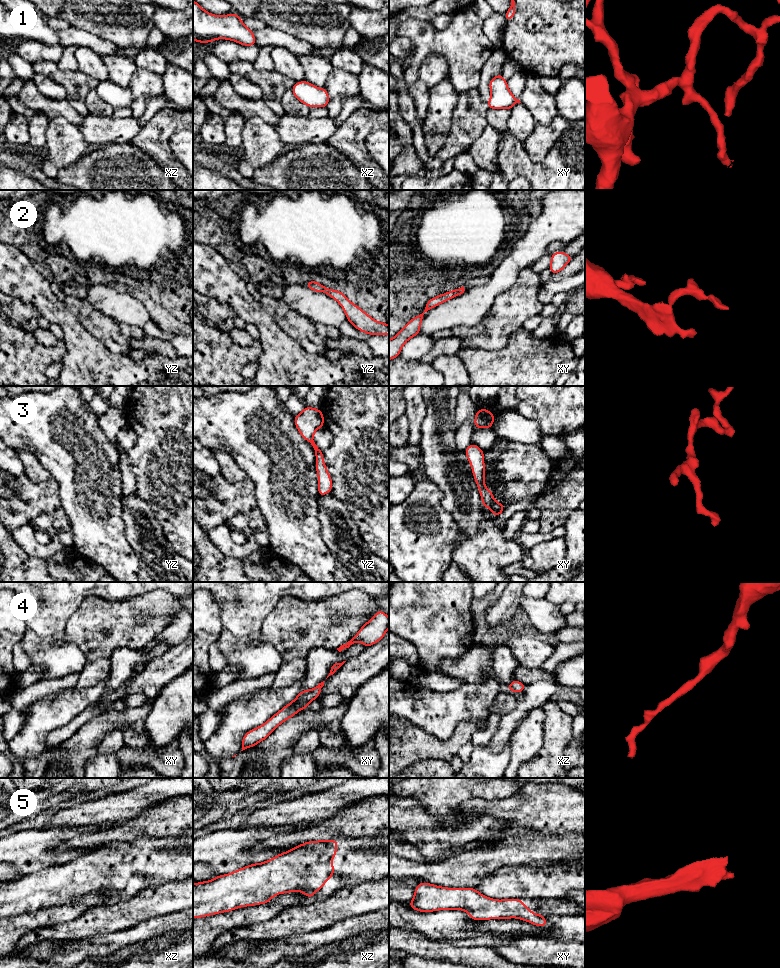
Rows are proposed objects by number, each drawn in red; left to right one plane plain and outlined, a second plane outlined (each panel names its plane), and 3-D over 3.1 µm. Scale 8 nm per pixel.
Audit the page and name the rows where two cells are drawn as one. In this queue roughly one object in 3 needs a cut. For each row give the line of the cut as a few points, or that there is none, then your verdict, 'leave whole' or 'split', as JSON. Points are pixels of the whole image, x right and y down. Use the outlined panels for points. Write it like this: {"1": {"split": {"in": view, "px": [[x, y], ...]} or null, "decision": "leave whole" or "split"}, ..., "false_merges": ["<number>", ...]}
{"1": {"split": null, "decision": "leave whole"}, "2": {"split": null, "decision": "leave whole"}, "3": {"split": null, "decision": "leave whole"}, "4": {"split": null, "decision": "leave whole"}, "5": {"split": null, "decision": "leave whole"}, "false_merges": []}

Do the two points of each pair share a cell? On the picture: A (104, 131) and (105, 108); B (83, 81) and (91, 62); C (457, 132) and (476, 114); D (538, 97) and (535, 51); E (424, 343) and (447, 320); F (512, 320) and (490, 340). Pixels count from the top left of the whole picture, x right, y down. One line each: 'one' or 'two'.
A: two
B: two
C: one
D: two
E: two
F: one

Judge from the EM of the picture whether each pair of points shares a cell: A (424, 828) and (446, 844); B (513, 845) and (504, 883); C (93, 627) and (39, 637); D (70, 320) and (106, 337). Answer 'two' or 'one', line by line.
A: one
B: two
C: two
D: two

